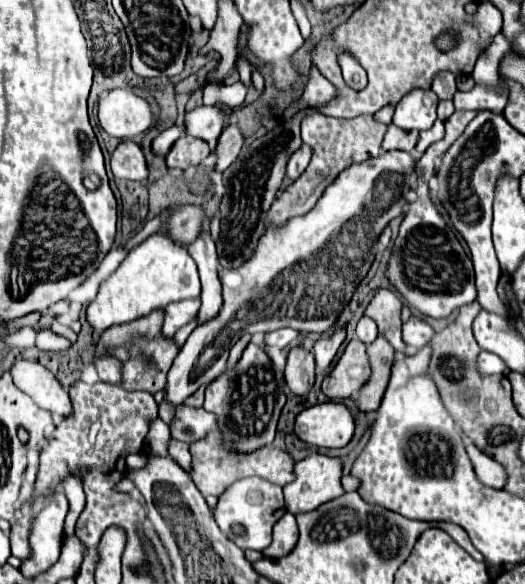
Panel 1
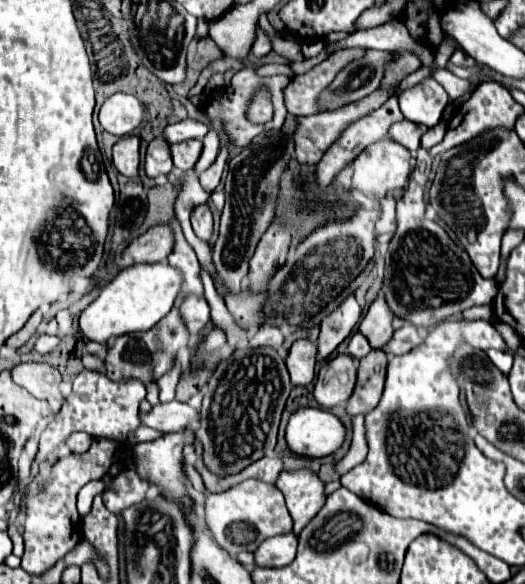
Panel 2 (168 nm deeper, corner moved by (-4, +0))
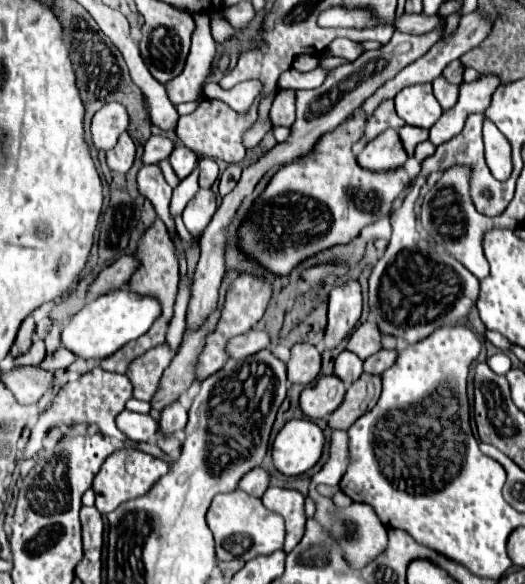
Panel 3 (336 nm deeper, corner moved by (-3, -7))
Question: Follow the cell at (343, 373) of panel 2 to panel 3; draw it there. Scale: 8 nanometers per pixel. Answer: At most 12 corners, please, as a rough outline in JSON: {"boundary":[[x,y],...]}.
{"boundary":[[336,374],[302,390],[300,408],[312,420],[342,404],[346,386]]}

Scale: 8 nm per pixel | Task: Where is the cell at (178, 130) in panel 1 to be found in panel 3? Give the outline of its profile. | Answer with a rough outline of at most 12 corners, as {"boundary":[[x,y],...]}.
{"boundary":[[158,164],[140,168],[138,190],[170,230],[172,188]]}

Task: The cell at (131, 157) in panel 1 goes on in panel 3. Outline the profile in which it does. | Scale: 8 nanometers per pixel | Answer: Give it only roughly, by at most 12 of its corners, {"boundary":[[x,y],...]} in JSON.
{"boundary":[[128,134],[106,152],[110,170],[128,174],[136,144]]}

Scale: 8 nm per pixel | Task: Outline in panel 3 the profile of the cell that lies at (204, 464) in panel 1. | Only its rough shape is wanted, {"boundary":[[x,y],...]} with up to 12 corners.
{"boundary":[[258,466],[240,480],[240,488],[262,498],[268,472]]}

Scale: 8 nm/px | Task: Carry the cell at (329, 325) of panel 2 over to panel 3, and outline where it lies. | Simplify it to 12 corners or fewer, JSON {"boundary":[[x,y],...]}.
{"boundary":[[356,280],[330,292],[324,348],[336,348],[362,314]]}

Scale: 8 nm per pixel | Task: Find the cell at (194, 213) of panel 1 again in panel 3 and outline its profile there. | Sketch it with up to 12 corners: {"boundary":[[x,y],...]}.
{"boundary":[[134,254],[118,258],[104,268],[92,294],[106,294],[130,282],[138,268]]}

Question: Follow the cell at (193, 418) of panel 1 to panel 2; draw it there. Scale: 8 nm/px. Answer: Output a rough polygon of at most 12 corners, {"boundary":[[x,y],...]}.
{"boundary":[[171,401],[141,413],[141,425],[163,433],[199,423],[199,411]]}

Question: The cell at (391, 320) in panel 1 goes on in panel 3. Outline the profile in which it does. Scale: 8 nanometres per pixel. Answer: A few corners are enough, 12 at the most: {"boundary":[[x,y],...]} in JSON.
{"boundary":[[364,322],[352,332],[346,350],[362,360],[382,350],[378,324]]}

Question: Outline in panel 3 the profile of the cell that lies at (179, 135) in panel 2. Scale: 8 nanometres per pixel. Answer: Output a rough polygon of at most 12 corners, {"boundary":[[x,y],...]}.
{"boundary":[[154,134],[144,146],[142,162],[158,164],[172,154],[176,142]]}

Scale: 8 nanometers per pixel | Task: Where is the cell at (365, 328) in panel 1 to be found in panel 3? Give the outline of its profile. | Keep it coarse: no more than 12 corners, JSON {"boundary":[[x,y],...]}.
{"boundary":[[344,350],[336,358],[334,374],[346,386],[364,372],[356,354]]}

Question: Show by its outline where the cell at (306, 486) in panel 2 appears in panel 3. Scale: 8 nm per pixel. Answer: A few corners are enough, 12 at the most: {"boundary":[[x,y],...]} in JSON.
{"boundary":[[268,488],[266,508],[286,520],[284,550],[290,552],[304,536],[304,494]]}

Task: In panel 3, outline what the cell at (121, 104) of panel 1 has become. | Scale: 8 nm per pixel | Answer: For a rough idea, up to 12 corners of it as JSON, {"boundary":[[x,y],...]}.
{"boundary":[[120,102],[102,106],[92,118],[98,150],[116,146],[130,126]]}

